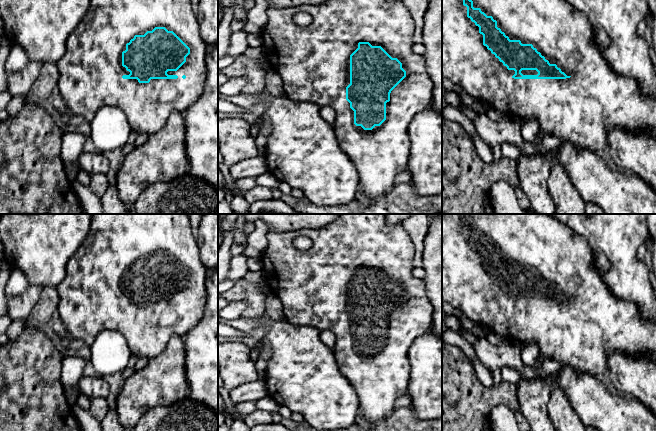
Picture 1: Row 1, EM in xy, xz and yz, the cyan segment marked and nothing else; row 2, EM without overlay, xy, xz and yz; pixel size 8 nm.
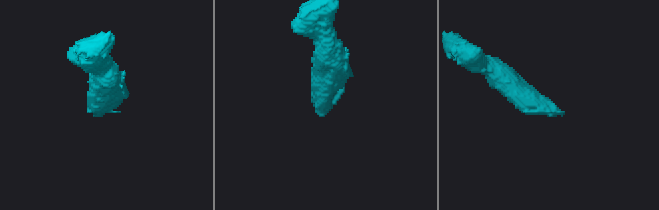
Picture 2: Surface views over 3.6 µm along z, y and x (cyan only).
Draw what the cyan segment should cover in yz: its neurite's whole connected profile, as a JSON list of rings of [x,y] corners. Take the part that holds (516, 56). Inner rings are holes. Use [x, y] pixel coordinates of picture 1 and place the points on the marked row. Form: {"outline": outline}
{"outline": [[[442,0],[442,77],[474,97],[483,108],[494,107],[505,116],[520,119],[534,117],[539,122],[540,134],[550,133],[594,152],[608,147],[608,132],[615,127],[629,132],[647,129],[656,137],[656,97],[643,95],[635,79],[617,74],[608,65],[603,48],[594,42],[594,31],[587,16],[564,0]]]}

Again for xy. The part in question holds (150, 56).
{"outline": [[[91,0],[85,16],[66,40],[63,57],[56,63],[59,71],[57,87],[70,114],[91,122],[100,108],[117,107],[126,115],[131,131],[151,136],[164,127],[173,111],[184,112],[202,95],[207,76],[205,57],[208,49],[209,46],[201,36],[197,14],[193,11],[190,0]]]}

